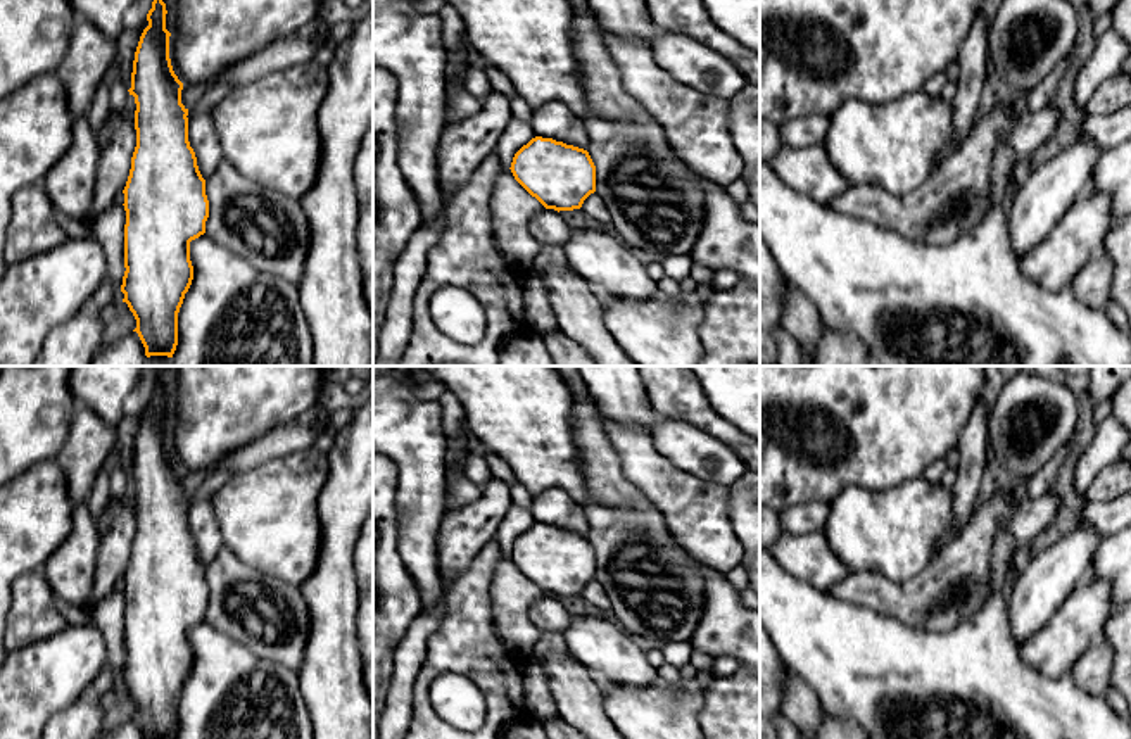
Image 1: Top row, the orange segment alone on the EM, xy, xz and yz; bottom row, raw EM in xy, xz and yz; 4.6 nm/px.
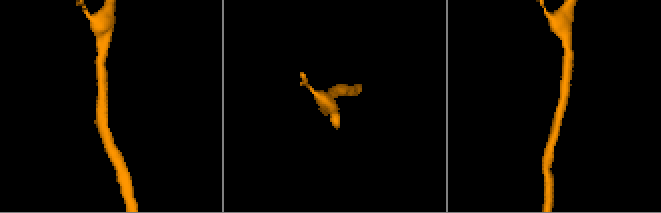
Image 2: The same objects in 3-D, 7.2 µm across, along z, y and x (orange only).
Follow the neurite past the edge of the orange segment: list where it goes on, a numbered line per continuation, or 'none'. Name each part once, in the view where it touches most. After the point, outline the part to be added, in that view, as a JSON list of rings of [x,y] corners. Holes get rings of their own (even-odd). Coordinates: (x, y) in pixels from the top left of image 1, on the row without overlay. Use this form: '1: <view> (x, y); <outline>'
none

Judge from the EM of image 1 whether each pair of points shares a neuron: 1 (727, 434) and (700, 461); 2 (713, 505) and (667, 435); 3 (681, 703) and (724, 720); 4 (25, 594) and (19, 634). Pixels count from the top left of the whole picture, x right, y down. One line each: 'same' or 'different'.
1: different
2: different
3: different
4: same

